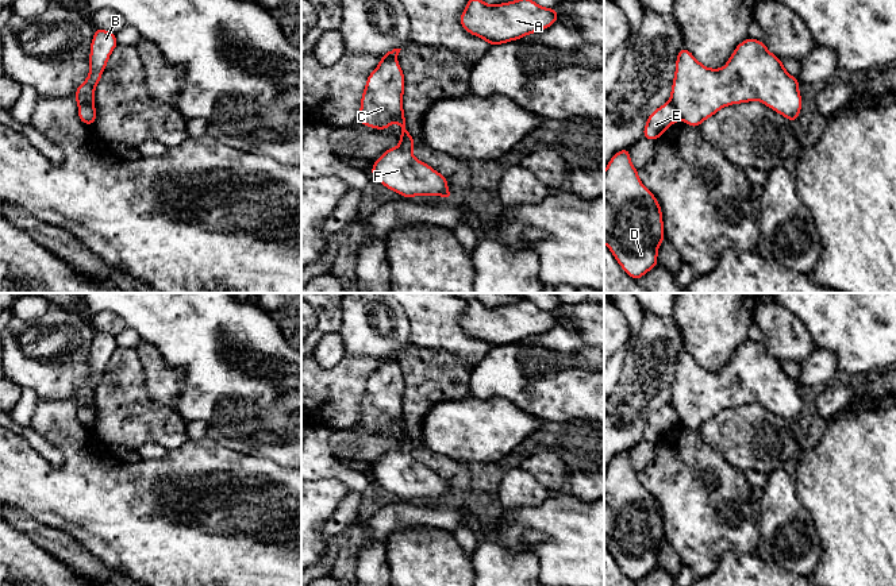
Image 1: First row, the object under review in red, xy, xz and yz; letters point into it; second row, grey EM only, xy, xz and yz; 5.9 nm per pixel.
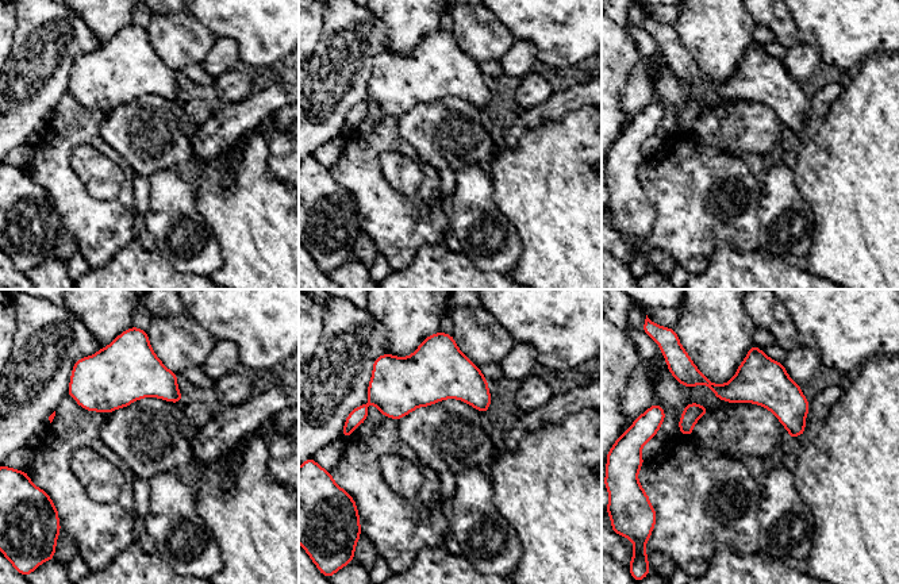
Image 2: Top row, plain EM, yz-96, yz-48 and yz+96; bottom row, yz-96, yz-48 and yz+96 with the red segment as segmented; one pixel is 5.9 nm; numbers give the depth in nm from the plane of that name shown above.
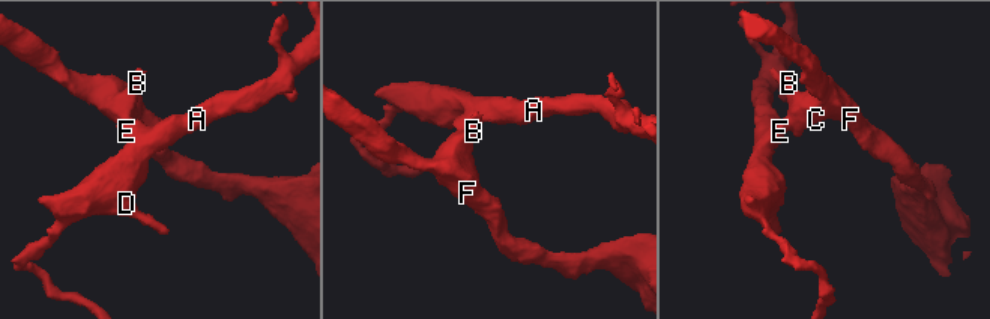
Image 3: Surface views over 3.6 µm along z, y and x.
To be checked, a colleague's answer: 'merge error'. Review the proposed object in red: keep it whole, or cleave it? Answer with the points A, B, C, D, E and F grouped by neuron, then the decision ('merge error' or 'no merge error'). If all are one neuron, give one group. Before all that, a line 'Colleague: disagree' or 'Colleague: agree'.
Colleague: agree
A D E / B C F; merge error

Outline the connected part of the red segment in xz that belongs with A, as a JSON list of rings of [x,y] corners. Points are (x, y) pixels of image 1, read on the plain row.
[[[477,298],[468,301],[459,325],[469,336],[492,347],[518,343],[549,331],[558,321],[554,311],[543,311],[528,300],[489,308]]]

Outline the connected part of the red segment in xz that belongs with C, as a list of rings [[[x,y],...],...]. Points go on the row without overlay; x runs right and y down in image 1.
[[[380,362],[378,369],[369,377],[365,393],[361,400],[359,420],[357,424],[376,431],[387,432],[392,425],[397,425],[403,433],[400,435],[400,447],[397,450],[388,451],[378,462],[374,463],[370,477],[374,478],[384,489],[404,498],[405,501],[414,498],[443,498],[445,502],[450,502],[453,496],[447,491],[447,479],[439,477],[427,466],[416,462],[412,456],[415,442],[408,436],[405,429],[405,420],[403,413],[403,396],[404,396],[404,375],[396,362]]]

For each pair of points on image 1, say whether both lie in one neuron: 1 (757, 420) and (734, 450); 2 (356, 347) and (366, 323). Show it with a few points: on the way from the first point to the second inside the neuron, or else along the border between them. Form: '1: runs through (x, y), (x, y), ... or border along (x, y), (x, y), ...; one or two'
1: runs through (753, 427), (753, 431), (741, 443); one
2: runs through (360, 342), (366, 328); one

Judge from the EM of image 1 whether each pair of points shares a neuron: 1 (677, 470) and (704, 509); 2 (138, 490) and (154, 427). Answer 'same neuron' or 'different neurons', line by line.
1: same neuron
2: different neurons

